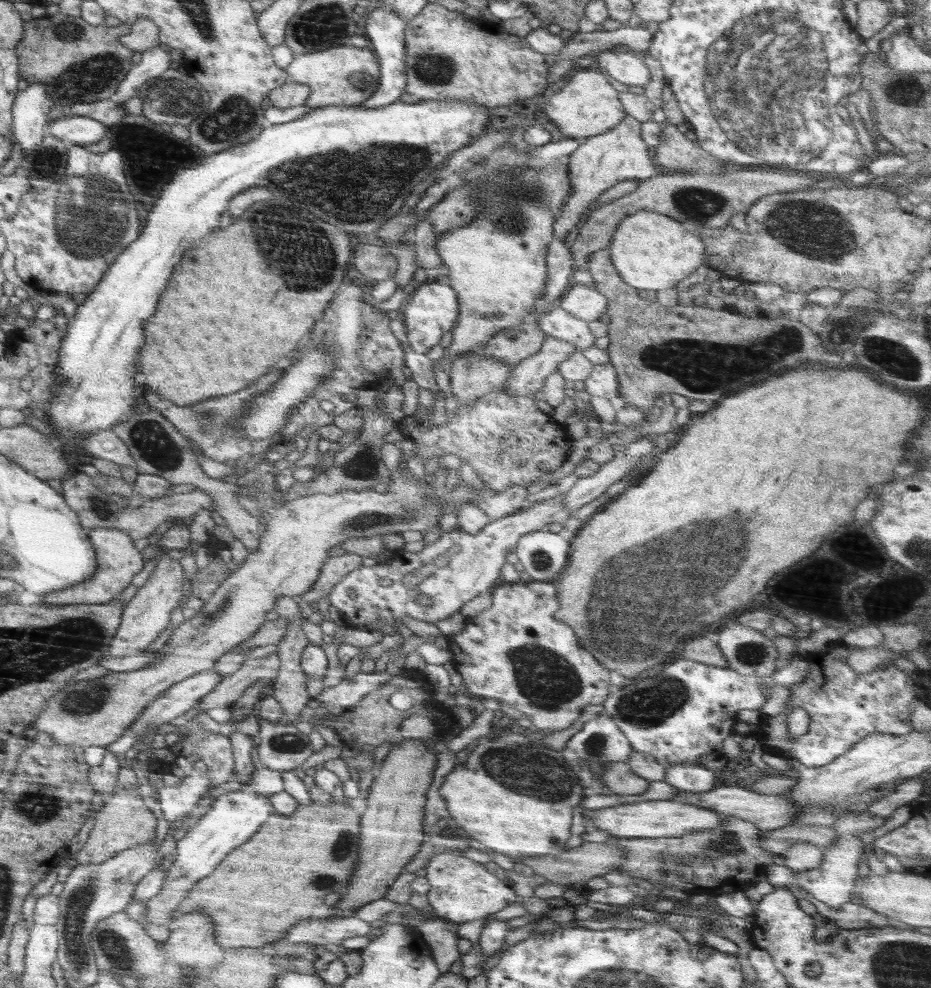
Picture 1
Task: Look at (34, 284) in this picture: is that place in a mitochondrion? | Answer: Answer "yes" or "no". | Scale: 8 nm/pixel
no

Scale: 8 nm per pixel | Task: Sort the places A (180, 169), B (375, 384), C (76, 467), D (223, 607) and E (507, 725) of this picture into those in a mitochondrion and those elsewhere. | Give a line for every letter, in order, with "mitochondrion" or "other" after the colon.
A: other
B: other
C: other
D: mitochondrion
E: mitochondrion

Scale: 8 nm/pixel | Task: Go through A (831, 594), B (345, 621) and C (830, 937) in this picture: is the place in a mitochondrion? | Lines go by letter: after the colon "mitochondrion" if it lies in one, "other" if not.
A: other
B: other
C: other

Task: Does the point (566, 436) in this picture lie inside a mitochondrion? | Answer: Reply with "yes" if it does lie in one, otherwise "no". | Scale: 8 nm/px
no

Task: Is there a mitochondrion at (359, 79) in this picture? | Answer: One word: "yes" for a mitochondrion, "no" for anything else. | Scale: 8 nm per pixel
yes

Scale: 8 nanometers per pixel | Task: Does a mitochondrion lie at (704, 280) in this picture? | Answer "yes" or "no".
no

